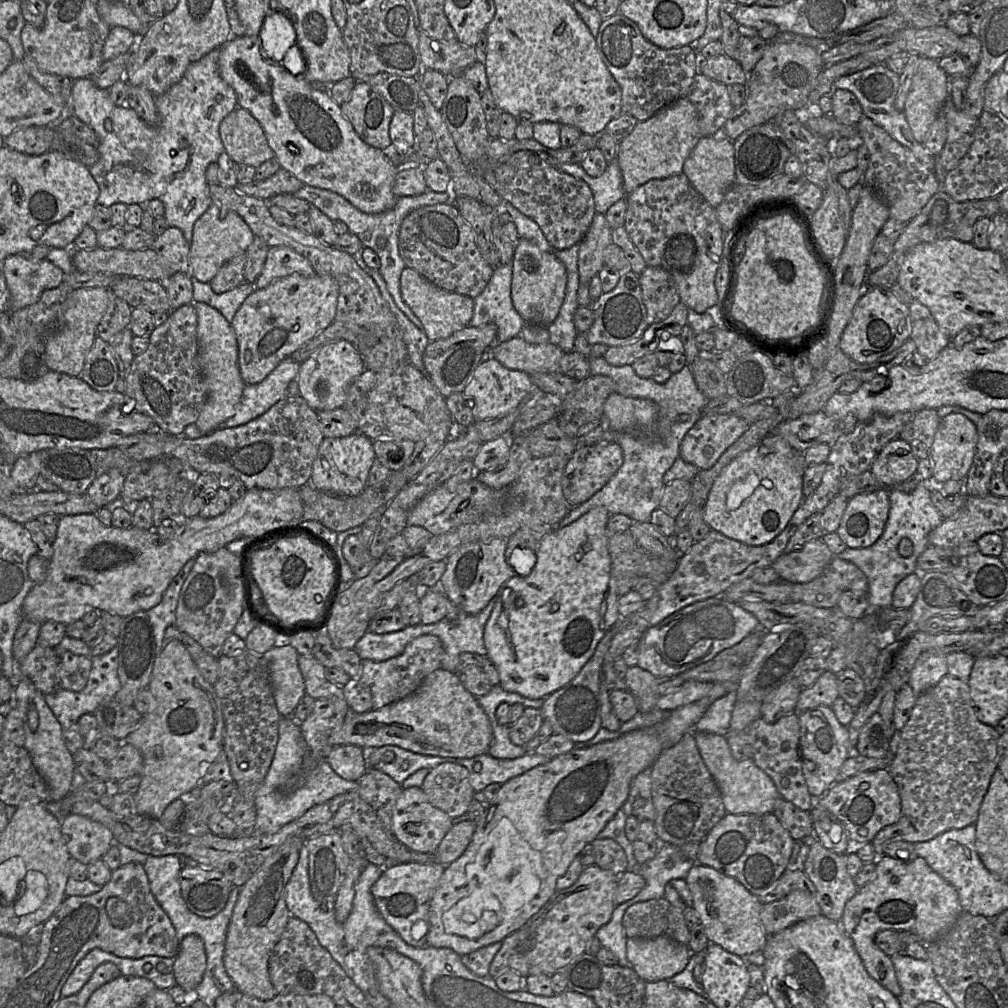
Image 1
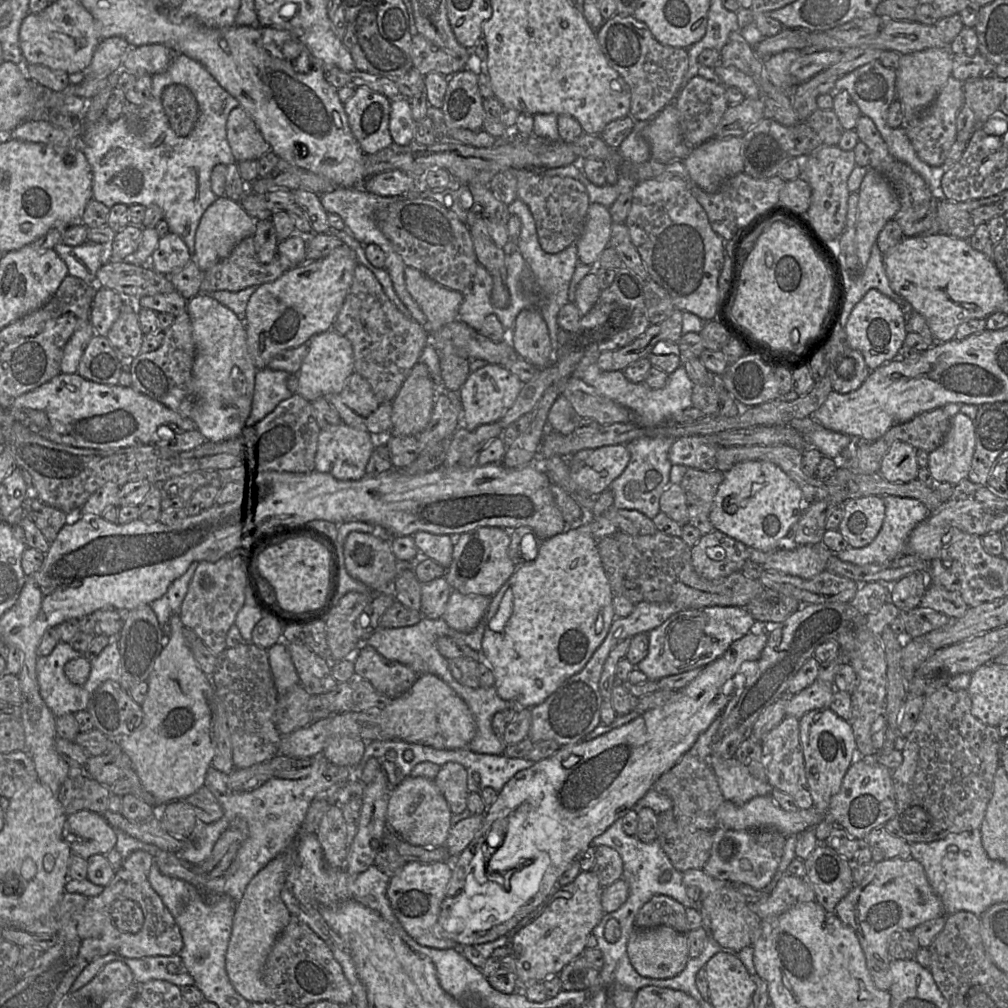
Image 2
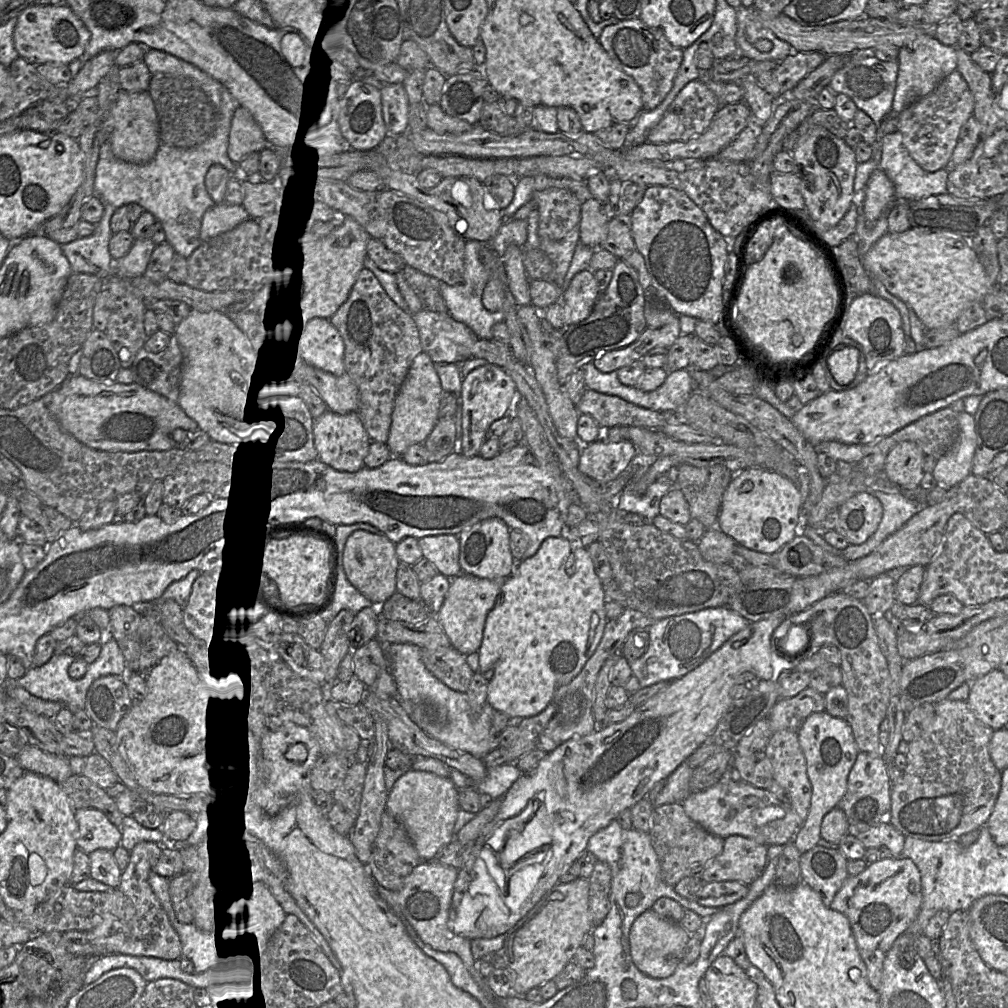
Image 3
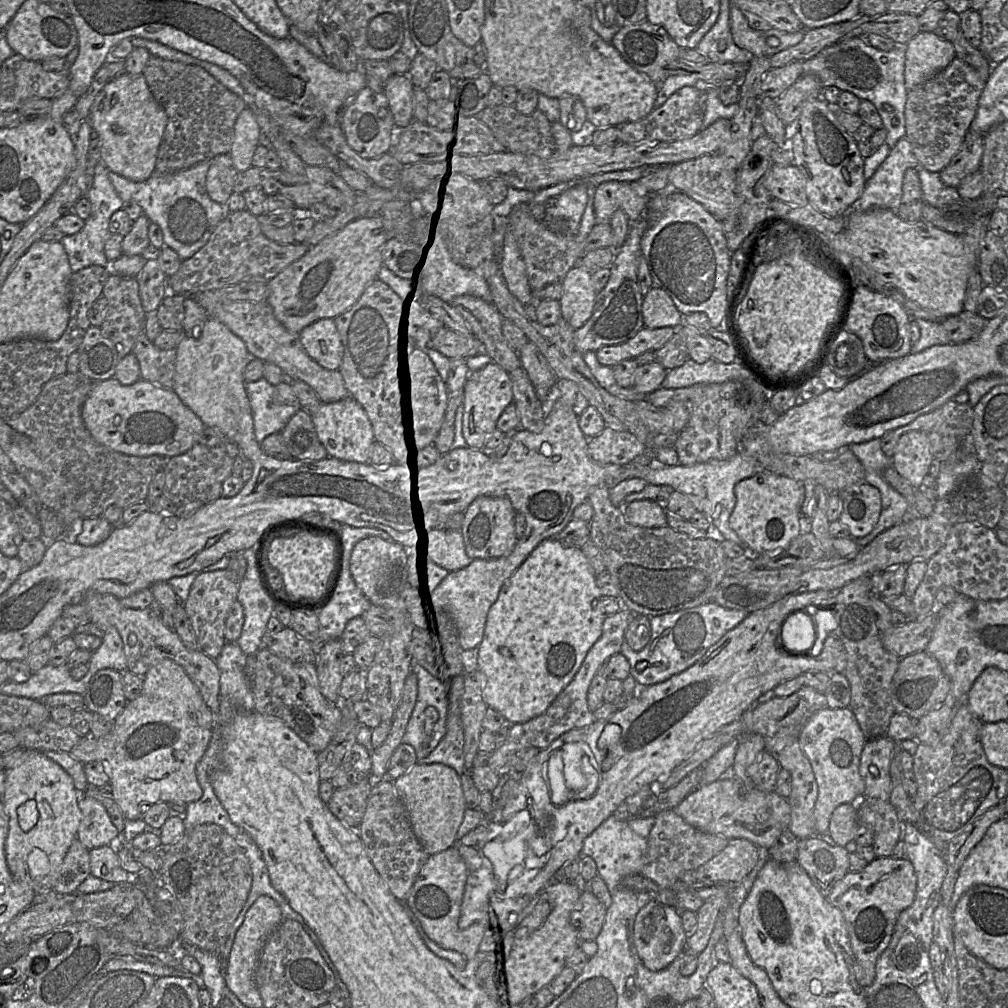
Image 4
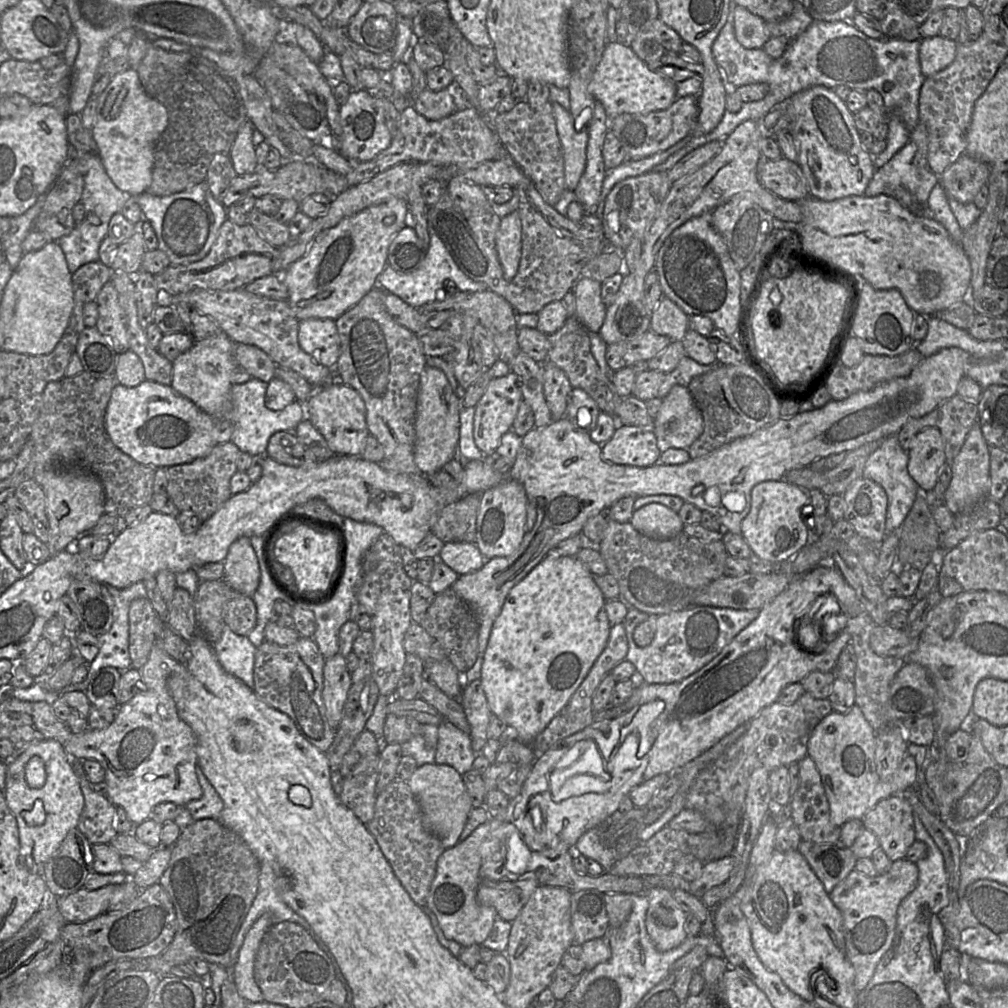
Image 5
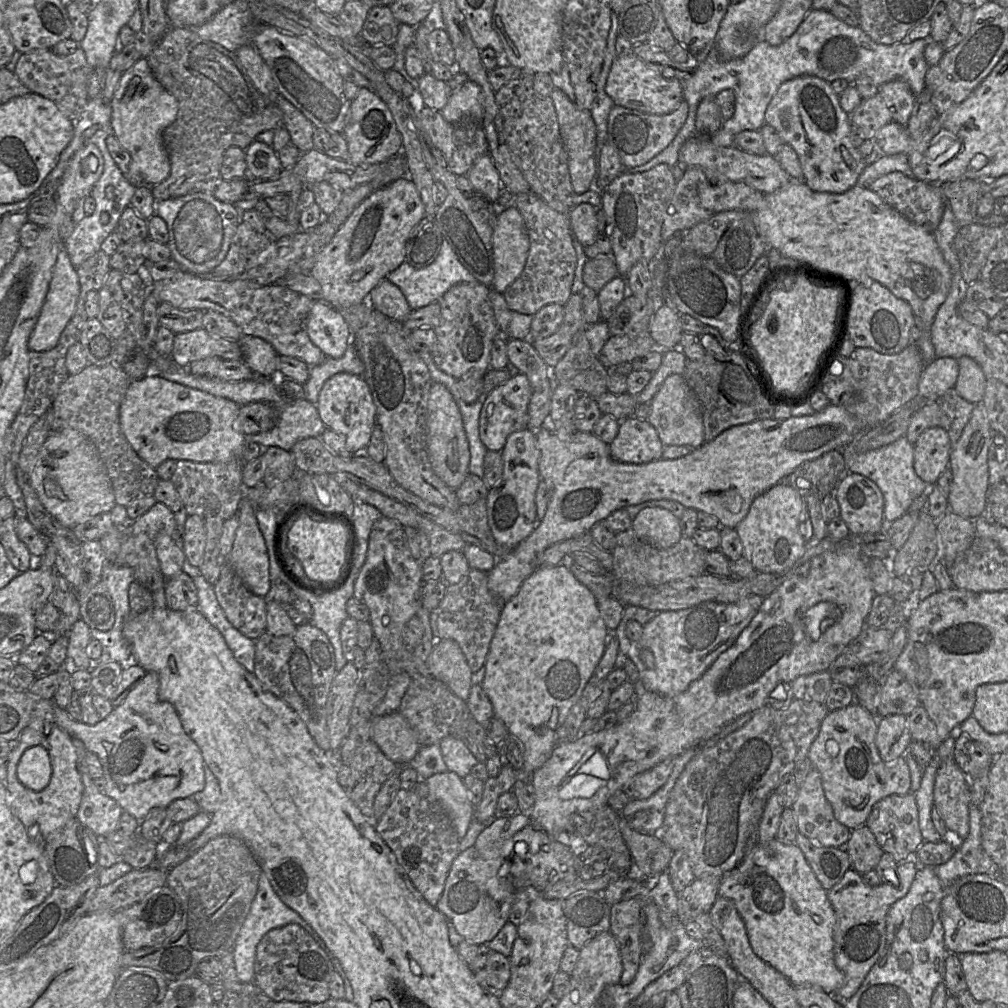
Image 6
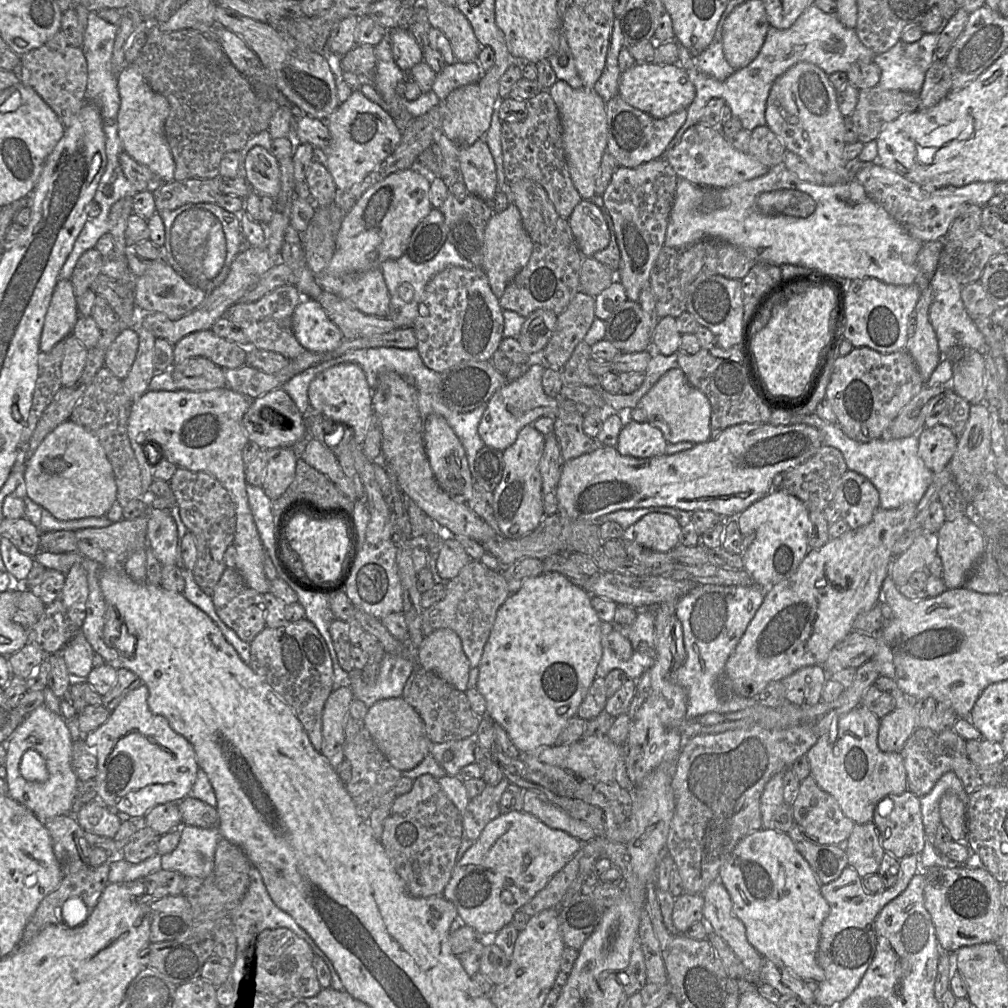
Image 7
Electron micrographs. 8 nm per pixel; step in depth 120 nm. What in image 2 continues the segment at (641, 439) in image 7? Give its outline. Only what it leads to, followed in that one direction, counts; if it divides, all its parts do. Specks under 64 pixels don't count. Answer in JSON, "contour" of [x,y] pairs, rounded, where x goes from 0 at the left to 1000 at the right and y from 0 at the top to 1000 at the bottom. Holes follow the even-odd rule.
{"contour":[[[619,440],[582,444],[563,455],[566,474],[579,487],[594,492],[621,465],[626,454]]]}

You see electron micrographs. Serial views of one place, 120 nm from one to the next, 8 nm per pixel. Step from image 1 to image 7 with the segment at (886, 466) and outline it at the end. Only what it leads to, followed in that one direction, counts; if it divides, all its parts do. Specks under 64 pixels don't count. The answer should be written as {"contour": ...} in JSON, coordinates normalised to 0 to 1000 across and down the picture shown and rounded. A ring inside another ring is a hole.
{"contour":[[[917,424],[911,430],[911,450],[926,469],[940,463],[949,444],[950,435],[940,424]]]}

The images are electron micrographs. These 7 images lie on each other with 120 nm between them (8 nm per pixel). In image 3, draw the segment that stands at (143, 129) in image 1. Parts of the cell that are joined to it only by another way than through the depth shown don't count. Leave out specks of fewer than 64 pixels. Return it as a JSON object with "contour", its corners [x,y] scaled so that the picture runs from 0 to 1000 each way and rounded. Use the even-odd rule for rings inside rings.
{"contour":[[[146,48],[142,61],[150,74],[160,71],[192,79],[212,106],[213,128],[201,142],[190,147],[176,147],[160,142],[153,157],[143,164],[116,157],[110,149],[109,141],[104,140],[99,144],[94,168],[94,192],[102,199],[102,203],[108,201],[115,206],[128,201],[138,202],[160,221],[165,239],[174,250],[187,256],[199,242],[197,233],[202,211],[213,203],[203,186],[206,168],[211,163],[218,163],[229,173],[237,173],[235,163],[227,157],[225,148],[229,119],[238,102],[219,81],[193,64],[168,53]]]}

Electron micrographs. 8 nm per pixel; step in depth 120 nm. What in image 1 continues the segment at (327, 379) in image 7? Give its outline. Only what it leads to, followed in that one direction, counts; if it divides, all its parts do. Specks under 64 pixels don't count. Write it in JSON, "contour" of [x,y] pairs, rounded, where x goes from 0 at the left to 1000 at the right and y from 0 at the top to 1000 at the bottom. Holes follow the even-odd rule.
{"contour":[[[357,428],[342,434],[321,434],[307,479],[314,486],[334,492],[356,491],[365,481],[366,467],[372,454],[370,437]]]}

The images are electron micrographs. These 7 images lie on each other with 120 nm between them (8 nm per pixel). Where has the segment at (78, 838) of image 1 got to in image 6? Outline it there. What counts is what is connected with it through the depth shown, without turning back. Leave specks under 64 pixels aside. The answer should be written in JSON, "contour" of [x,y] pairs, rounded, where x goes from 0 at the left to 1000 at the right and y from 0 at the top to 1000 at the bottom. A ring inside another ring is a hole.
{"contour":[[[72,733],[72,738],[76,749],[76,763],[83,780],[75,813],[101,832],[117,823],[123,804],[114,794],[104,787],[99,787],[92,778],[84,758],[86,743],[83,737],[78,733]]]}

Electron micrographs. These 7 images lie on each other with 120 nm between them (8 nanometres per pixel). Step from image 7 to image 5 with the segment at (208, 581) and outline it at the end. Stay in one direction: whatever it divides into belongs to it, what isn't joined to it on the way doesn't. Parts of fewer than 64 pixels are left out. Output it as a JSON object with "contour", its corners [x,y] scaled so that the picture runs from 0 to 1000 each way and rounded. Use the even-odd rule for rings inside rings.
{"contour":[[[230,438],[214,440],[207,451],[166,464],[165,489],[179,508],[189,507],[199,519],[207,515],[229,492],[228,476],[235,466],[238,446]]]}

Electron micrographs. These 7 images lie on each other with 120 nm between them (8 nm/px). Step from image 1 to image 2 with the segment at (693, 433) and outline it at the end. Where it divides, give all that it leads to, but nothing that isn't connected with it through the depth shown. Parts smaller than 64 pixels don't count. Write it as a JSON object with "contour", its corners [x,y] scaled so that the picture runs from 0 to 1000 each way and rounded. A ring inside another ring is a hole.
{"contour":[[[706,432],[678,433],[669,437],[664,446],[664,456],[696,467],[708,465],[710,448],[714,442],[706,438]]]}

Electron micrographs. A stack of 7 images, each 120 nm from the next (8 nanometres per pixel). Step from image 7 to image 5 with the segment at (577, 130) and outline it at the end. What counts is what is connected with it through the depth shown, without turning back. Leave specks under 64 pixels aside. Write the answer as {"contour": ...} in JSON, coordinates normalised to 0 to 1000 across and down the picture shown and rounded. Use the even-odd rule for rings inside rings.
{"contour":[[[548,101],[548,107],[559,148],[562,187],[568,189],[581,166],[585,120],[582,120],[580,126],[572,131],[564,109],[562,109],[553,101]]]}

